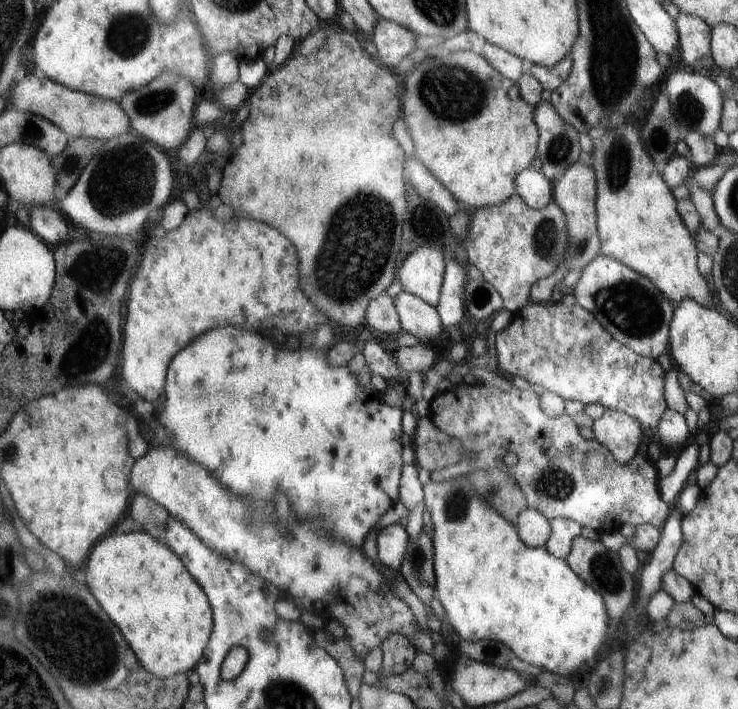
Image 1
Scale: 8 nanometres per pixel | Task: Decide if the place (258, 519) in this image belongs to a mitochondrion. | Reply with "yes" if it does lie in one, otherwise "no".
yes

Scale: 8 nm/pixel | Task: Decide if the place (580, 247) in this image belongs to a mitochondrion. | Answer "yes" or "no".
yes

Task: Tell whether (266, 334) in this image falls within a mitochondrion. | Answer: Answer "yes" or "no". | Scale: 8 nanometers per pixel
no

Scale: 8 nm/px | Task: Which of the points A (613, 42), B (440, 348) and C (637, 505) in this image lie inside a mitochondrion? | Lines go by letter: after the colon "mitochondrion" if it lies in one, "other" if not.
A: mitochondrion
B: other
C: other

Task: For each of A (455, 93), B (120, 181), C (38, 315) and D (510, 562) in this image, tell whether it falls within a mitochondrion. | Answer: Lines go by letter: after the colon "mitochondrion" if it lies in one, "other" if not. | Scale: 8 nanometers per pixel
A: mitochondrion
B: mitochondrion
C: other
D: other

